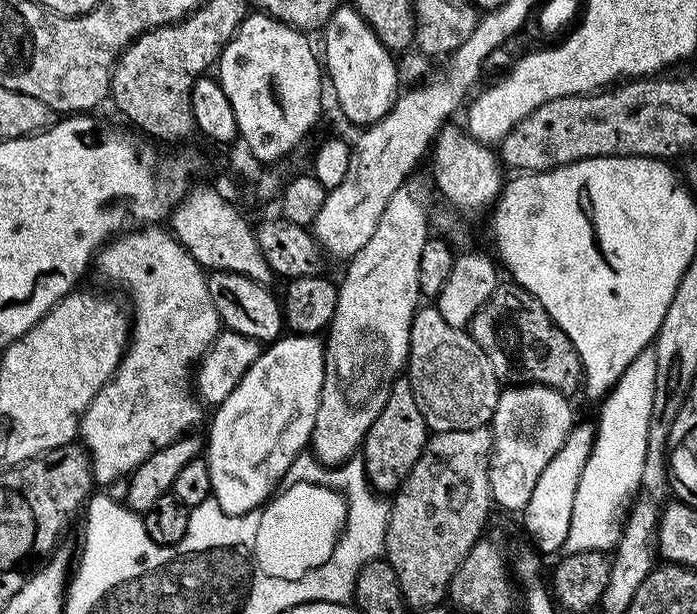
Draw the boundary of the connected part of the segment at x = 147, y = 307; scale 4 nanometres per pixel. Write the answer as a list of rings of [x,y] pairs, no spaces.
[[[140,226],[132,230],[136,232],[125,231],[123,234],[109,240],[94,257],[94,272],[96,268],[101,282],[109,284],[112,288],[121,288],[128,295],[129,302],[132,303],[132,308],[130,307],[130,339],[124,357],[120,359],[120,364],[116,367],[116,375],[112,377],[110,383],[102,386],[102,390],[98,390],[94,402],[90,402],[90,406],[85,410],[83,418],[80,419],[78,436],[88,453],[88,459],[92,461],[92,479],[97,485],[112,484],[115,480],[120,479],[120,481],[123,481],[132,475],[135,468],[142,466],[142,462],[146,462],[146,458],[150,458],[150,454],[170,446],[170,442],[181,440],[183,436],[189,435],[195,429],[192,427],[200,420],[202,404],[194,391],[194,384],[190,377],[193,375],[194,365],[201,356],[207,354],[208,348],[216,340],[216,335],[222,331],[220,315],[210,298],[208,276],[205,269],[201,268],[200,263],[188,253],[188,250],[176,241],[176,237],[172,235],[167,227],[160,227],[164,226]]]

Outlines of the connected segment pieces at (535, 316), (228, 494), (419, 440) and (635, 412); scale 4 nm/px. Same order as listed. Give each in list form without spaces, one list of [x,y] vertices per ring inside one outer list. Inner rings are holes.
[[[515,282],[507,283],[497,283],[494,294],[490,294],[482,310],[474,314],[470,335],[476,339],[478,346],[482,346],[486,358],[490,358],[490,366],[494,366],[494,374],[502,382],[511,381],[508,379],[516,372],[517,360],[524,367],[529,381],[543,382],[554,390],[572,394],[582,384],[584,367],[580,365],[580,355],[534,294]]]
[[[284,334],[280,339],[273,340],[261,351],[260,356],[246,370],[242,382],[229,396],[219,404],[212,416],[212,429],[206,436],[206,459],[210,466],[210,482],[212,483],[211,499],[218,502],[218,506],[227,516],[241,516],[247,512],[256,512],[277,491],[278,485],[283,481],[284,476],[290,470],[290,466],[300,457],[300,455],[309,447],[312,431],[316,425],[316,415],[318,414],[318,402],[322,392],[322,378],[324,377],[324,340],[319,335],[302,336],[299,334]]]
[[[407,378],[393,382],[390,398],[386,398],[386,406],[382,406],[382,414],[374,418],[370,430],[364,435],[362,459],[368,475],[368,483],[377,493],[395,494],[401,482],[414,470],[414,462],[422,454],[426,446],[430,429],[422,418],[422,410],[418,410],[418,402],[414,402],[414,390]]]
[[[640,372],[622,373],[615,388],[603,397],[599,405],[600,421],[594,424],[592,453],[578,481],[577,493],[574,494],[569,536],[563,546],[565,553],[612,550],[617,547],[622,529],[622,513],[640,487],[653,405],[654,392],[648,392],[648,384],[640,384]]]

